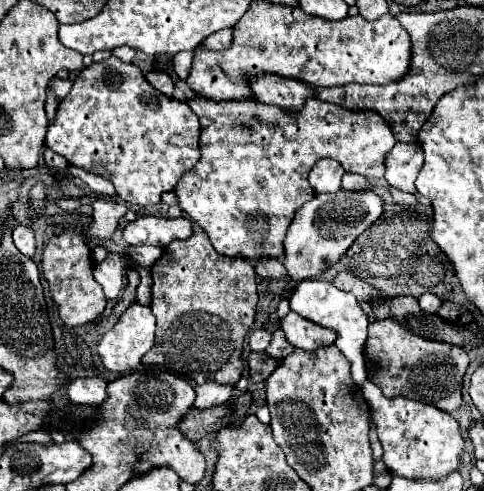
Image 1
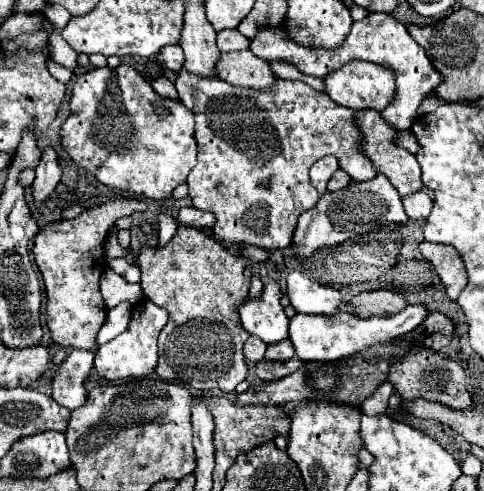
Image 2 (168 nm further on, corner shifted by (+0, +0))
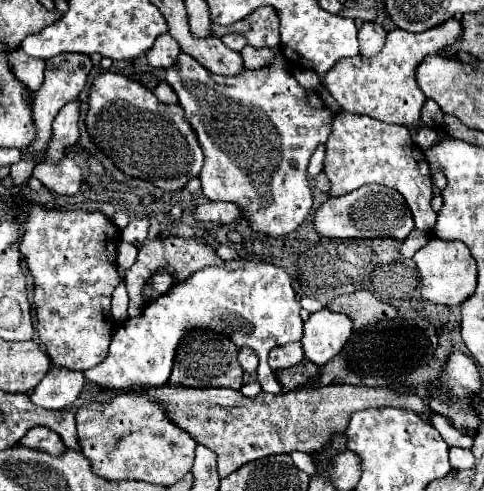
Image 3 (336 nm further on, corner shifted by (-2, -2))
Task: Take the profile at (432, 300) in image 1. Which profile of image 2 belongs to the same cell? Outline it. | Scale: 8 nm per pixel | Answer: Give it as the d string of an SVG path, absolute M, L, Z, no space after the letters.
M406 306L400 314L394 314L390 318L360 318L348 312L338 312L330 316L316 316L316 314L296 314L290 320L290 340L296 348L298 358L306 362L334 362L344 356L350 356L354 352L360 352L376 342L386 342L390 338L408 334L416 330L422 324L422 318L426 318L424 306Z

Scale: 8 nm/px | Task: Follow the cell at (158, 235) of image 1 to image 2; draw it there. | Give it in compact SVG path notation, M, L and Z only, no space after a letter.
M184 206L178 214L178 224L180 226L194 226L194 228L212 228L214 226L214 214L210 212L202 212L194 206Z

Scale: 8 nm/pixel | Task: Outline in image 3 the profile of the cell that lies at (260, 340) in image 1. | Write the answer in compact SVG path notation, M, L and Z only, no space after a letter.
M242 348L240 354L238 354L238 360L240 360L240 366L244 370L256 372L256 368L258 368L258 354L252 348Z

